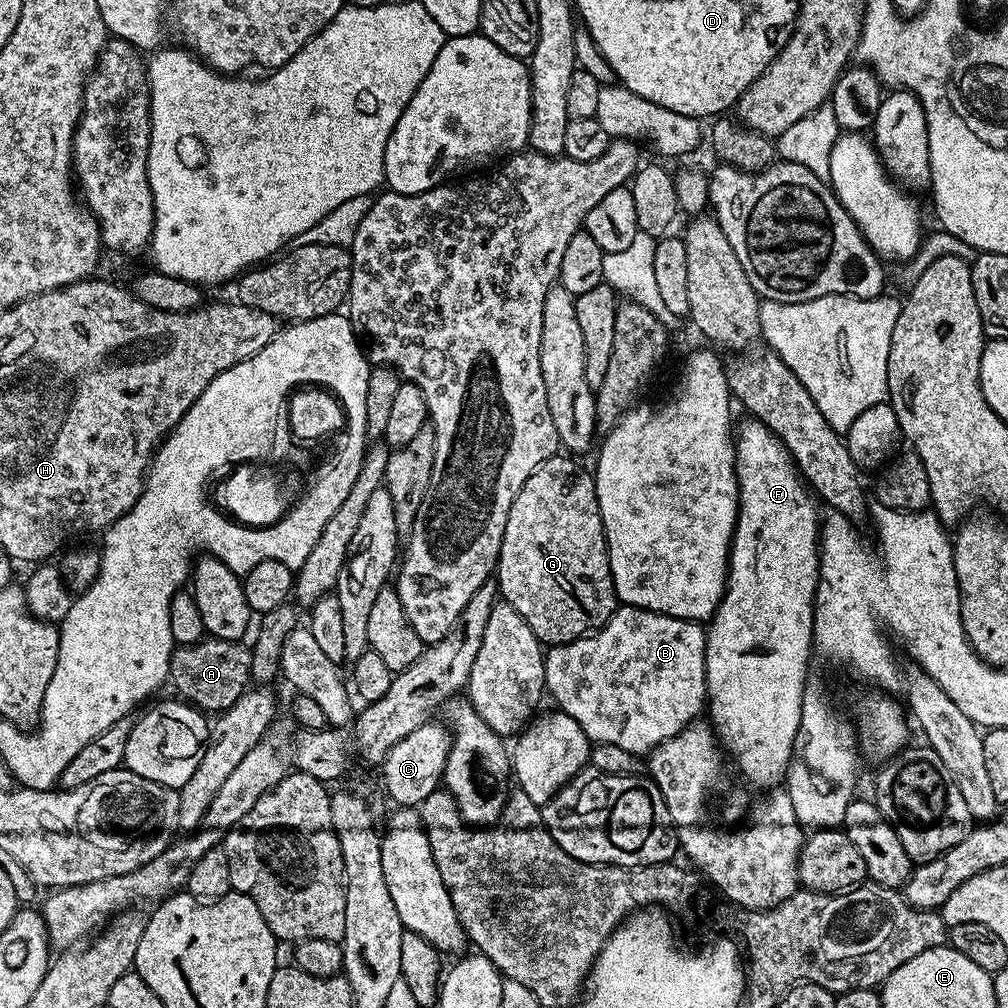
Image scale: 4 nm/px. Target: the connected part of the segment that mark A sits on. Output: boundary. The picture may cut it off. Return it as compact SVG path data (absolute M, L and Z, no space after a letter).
M205 638L196 644L182 644L172 649L168 680L180 693L181 701L206 714L225 712L249 687L252 680L252 654L247 643L239 640Z

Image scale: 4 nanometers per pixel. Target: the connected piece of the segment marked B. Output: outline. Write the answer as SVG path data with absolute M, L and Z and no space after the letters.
M620 606L595 632L545 651L544 686L547 695L556 699L555 707L574 718L592 744L622 746L622 750L647 754L674 738L705 711L707 637L697 621Z

